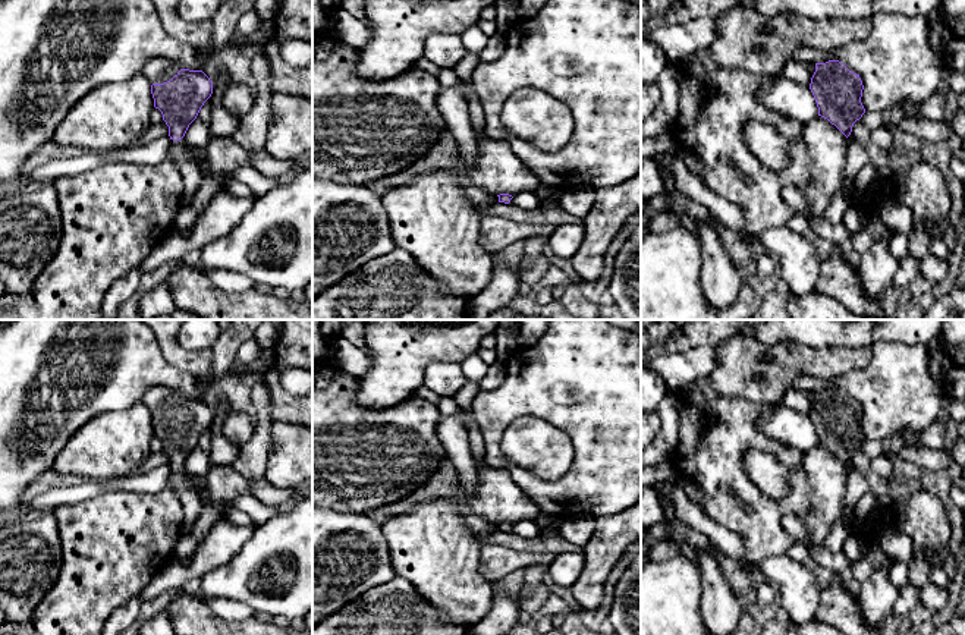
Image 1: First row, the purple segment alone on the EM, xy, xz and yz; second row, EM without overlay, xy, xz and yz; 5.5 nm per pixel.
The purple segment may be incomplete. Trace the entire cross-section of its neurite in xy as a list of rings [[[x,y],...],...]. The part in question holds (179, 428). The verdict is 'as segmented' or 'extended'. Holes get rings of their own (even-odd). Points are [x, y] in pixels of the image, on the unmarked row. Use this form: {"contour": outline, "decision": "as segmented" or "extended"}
{"contour": [[[164,386],[148,389],[142,403],[151,412],[154,436],[161,440],[169,455],[169,482],[182,500],[183,522],[179,537],[189,537],[202,512],[202,503],[199,494],[188,487],[183,465],[211,425],[213,411],[202,399],[177,399],[176,393]]], "decision": "extended"}

